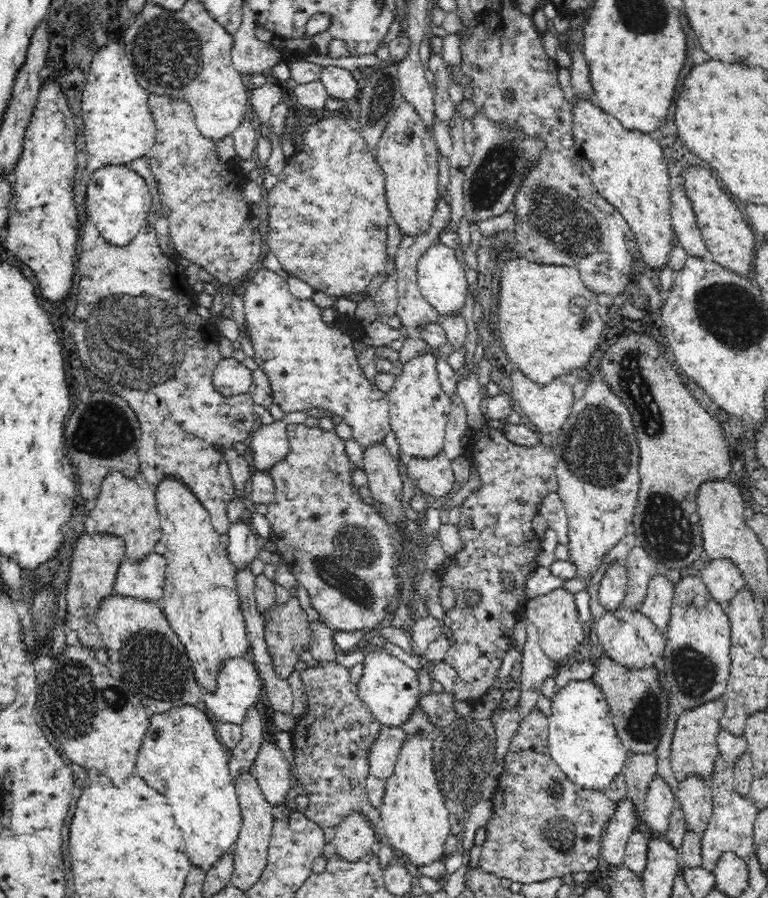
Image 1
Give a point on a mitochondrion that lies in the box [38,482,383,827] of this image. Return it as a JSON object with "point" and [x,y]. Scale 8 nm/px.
{"point":[76,698]}

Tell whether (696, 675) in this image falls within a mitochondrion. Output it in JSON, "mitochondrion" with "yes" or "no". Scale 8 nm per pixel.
{"mitochondrion":"yes"}

